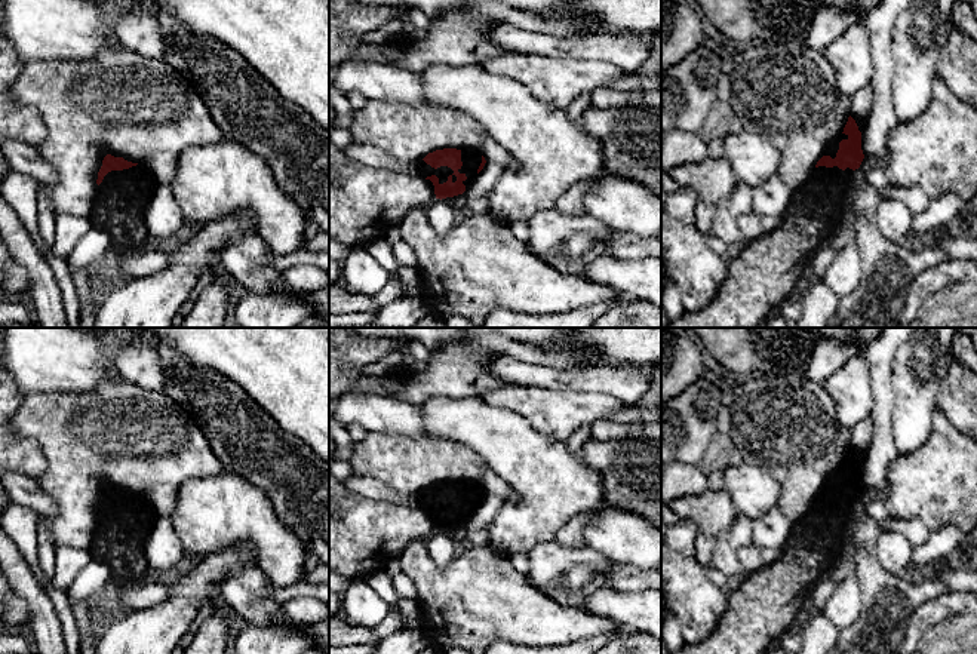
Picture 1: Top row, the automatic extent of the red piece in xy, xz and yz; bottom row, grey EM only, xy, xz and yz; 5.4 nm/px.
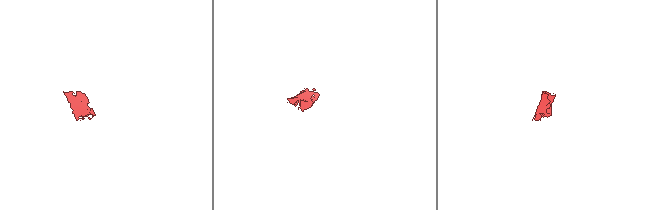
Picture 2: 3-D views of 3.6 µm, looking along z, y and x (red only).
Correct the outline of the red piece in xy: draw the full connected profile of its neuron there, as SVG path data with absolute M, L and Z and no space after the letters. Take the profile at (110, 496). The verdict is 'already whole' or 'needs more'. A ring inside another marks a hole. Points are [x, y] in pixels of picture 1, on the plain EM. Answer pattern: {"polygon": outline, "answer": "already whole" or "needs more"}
{"polygon": "M107 486L98 504L92 559L111 569L113 584L144 580L145 543L156 515L147 500Z", "answer": "needs more"}

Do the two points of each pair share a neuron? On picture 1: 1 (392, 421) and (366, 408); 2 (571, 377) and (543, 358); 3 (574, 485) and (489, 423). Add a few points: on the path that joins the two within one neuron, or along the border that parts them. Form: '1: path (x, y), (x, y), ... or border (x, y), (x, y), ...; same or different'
1: path (386, 415), (372, 413); same
2: border (522, 361), (559, 368), (586, 368); different
3: path (553, 482), (510, 444); same

